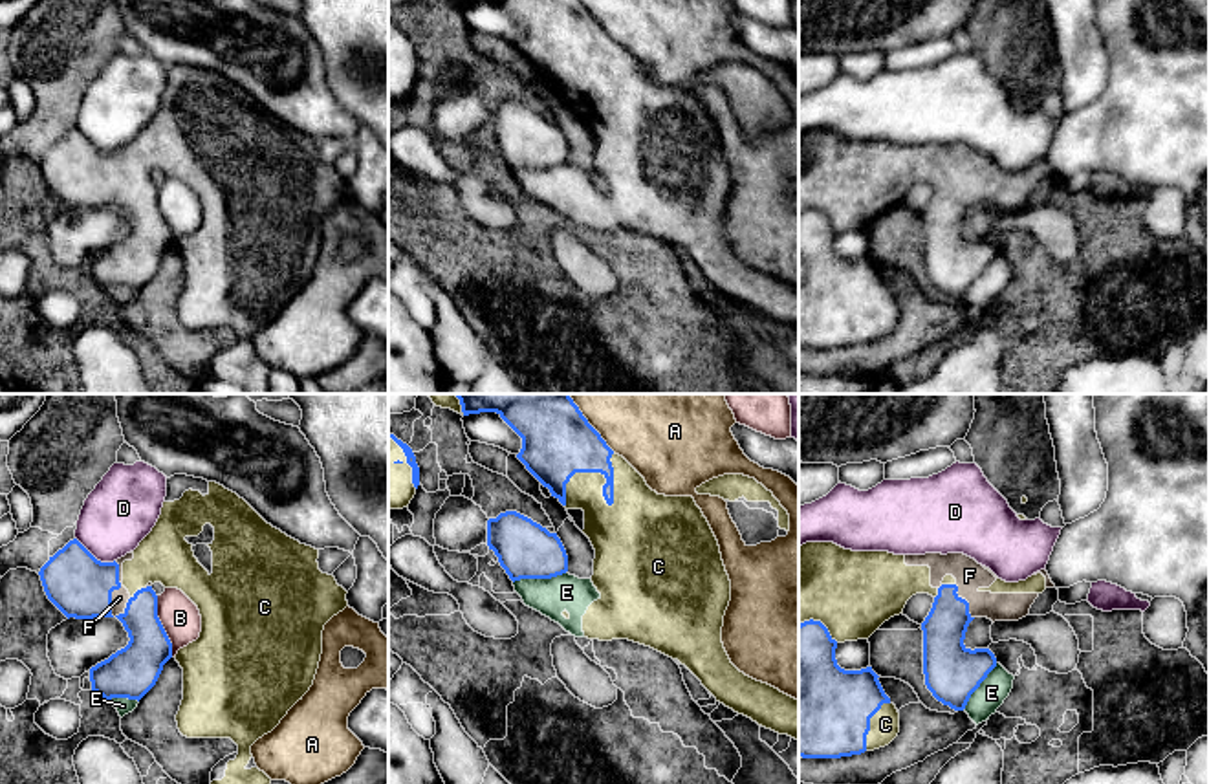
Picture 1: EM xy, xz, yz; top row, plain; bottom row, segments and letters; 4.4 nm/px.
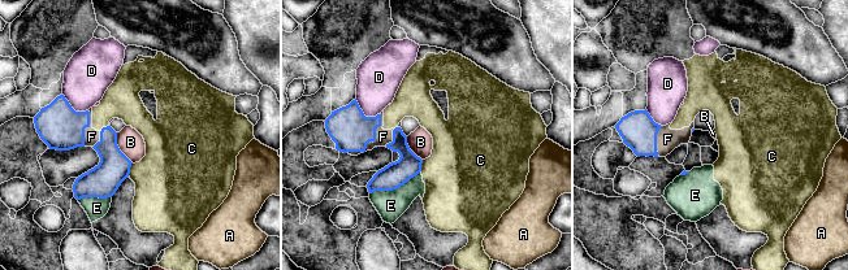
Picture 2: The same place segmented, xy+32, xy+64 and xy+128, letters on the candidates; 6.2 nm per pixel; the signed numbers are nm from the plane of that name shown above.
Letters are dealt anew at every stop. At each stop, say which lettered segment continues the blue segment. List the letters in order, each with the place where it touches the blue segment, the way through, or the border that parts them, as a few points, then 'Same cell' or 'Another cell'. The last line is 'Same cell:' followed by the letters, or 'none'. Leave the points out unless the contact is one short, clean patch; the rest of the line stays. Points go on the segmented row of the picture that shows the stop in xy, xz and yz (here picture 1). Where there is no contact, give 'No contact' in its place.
A: Touches blue at xz (588, 424). Another cell
B: Touches blue at xy (162, 627). Boundary: xy (156, 596), (156, 616), (171, 643), (173, 656). Another cell
C: Touches blue at xz (603, 486). Another cell
D: Touches blue at xy (94, 557). Another cell
E: Touches blue at xz (539, 577). Path across: xz (526, 550), (537, 563), (539, 577), (552, 590), (566, 592). Same cell
F: Touches blue at xy (114, 588). Another cell
Same cell: E

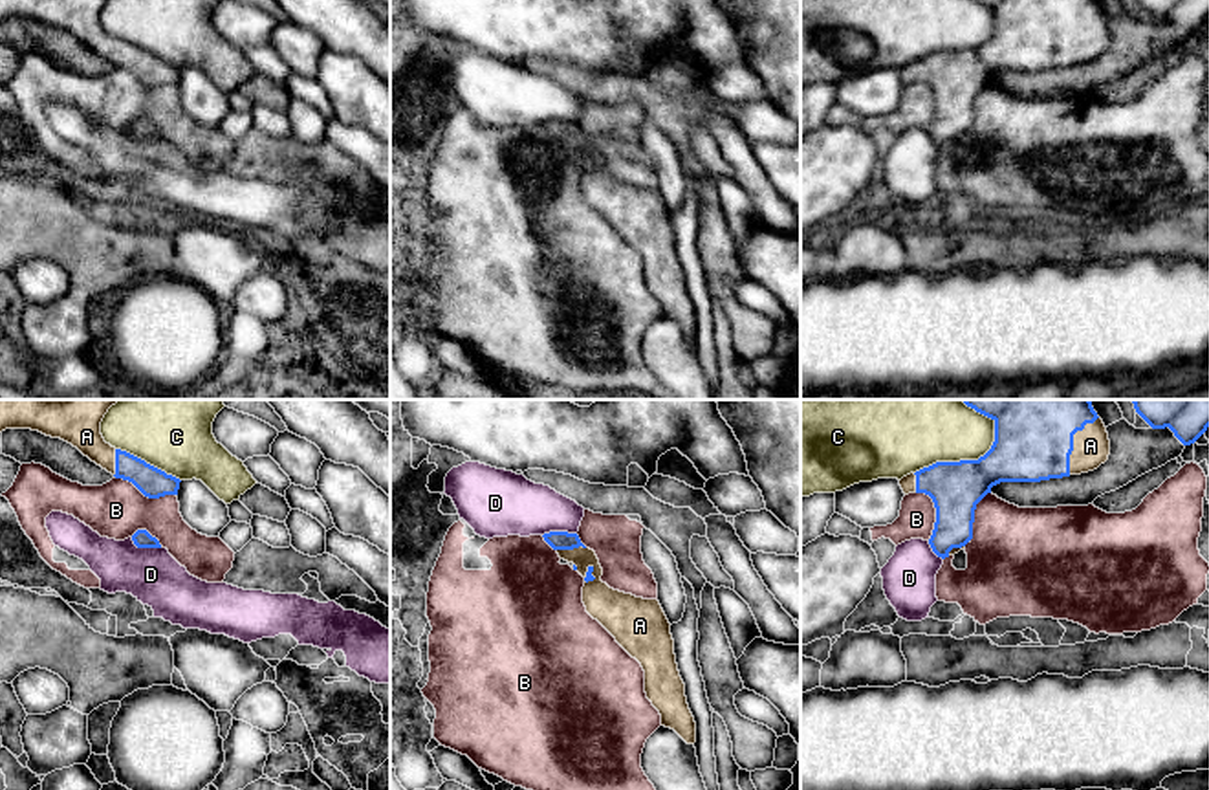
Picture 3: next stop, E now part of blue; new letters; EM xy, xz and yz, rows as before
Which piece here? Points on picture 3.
A: Touches blue at yz (1072, 442). Another cell
B: Touches blue at xy (145, 495). Another cell
C: Touches blue at yz (966, 460). Another cell
D: Touches blue at xy (145, 547). Boundary: xy (130, 537), (138, 547), (162, 547). Another cell
Same cell: none

